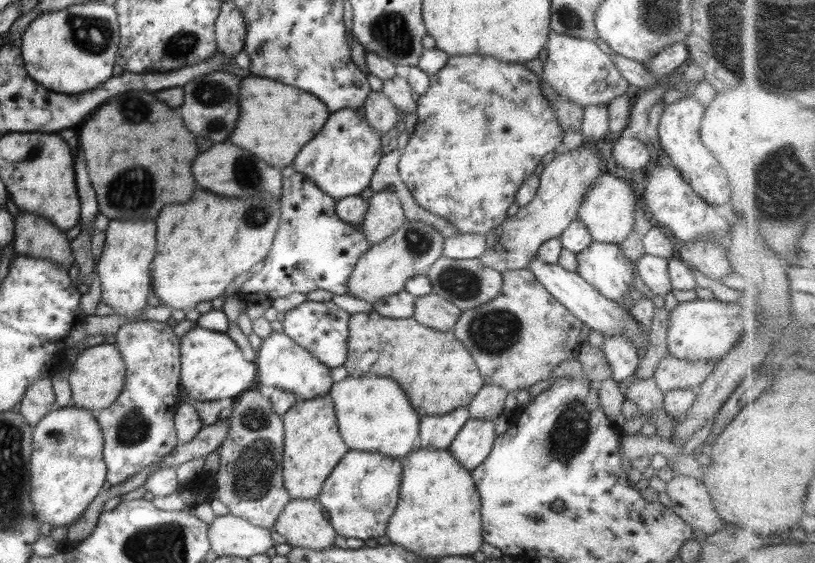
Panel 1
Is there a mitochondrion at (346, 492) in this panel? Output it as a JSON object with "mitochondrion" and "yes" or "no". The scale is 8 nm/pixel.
{"mitochondrion":"no"}

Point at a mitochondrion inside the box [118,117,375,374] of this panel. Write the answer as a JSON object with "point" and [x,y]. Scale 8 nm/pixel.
{"point":[246,173]}

